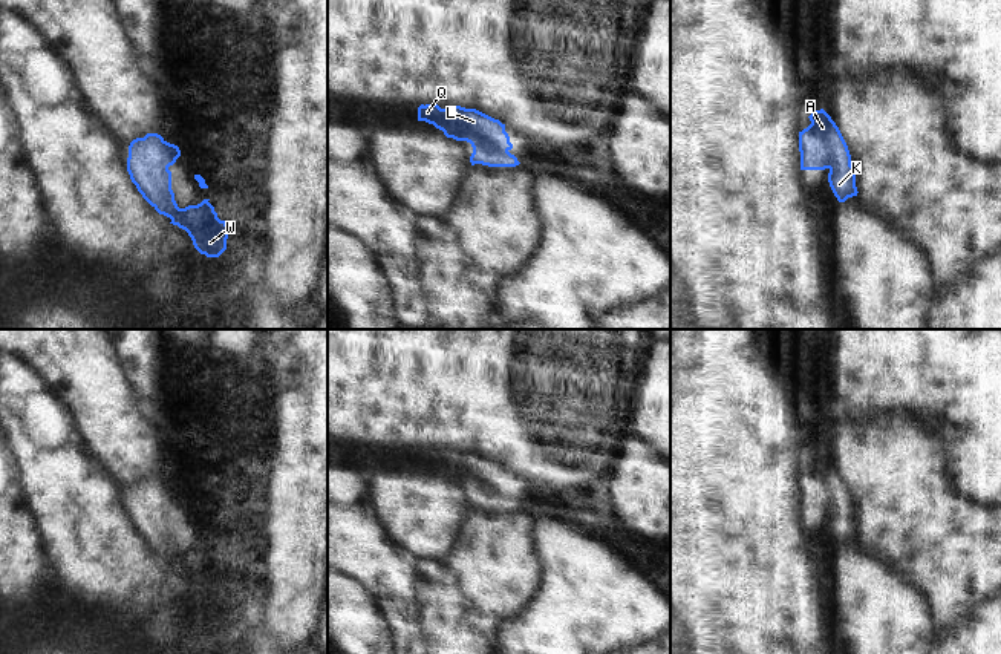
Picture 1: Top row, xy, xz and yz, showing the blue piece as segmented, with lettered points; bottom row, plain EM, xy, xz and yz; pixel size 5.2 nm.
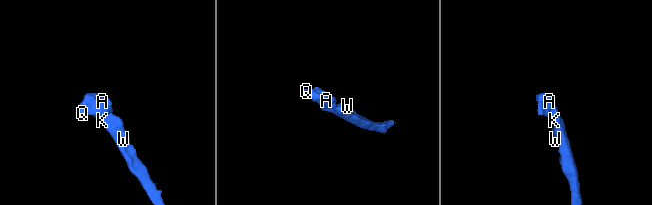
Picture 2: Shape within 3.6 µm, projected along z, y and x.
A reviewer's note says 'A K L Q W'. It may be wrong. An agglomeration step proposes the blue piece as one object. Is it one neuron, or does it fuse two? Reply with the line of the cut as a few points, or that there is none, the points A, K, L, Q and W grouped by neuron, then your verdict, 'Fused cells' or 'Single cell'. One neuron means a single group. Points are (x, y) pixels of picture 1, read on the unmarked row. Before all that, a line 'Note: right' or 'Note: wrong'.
Note: right
No split. Groups: A K L Q W. Single cell

